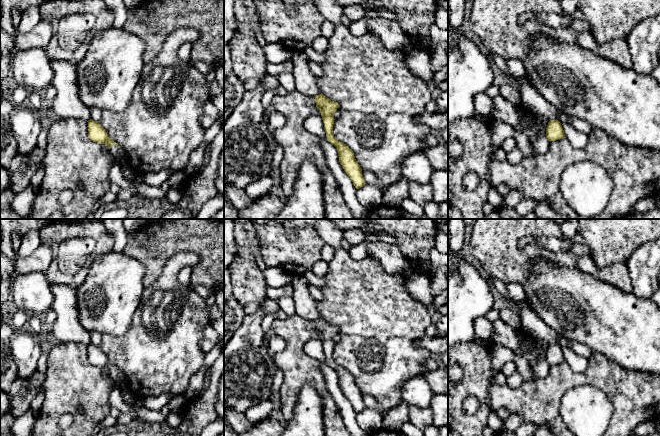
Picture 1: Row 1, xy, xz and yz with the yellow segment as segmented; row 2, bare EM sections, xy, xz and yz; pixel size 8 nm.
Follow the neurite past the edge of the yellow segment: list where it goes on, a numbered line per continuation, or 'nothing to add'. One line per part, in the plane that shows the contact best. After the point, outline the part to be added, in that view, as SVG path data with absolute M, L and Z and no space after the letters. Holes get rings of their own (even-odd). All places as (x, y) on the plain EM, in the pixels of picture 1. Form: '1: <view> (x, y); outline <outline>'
1: xy (119, 378); outline M112 368L112 370L109 374L113 378L116 386L122 388L123 386L126 385L126 377L121 371L118 371L118 370Z

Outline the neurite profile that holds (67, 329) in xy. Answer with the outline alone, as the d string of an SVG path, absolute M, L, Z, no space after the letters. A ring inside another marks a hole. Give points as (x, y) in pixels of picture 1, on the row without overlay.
M53 283L54 302L51 309L57 319L48 329L55 342L90 344L90 332L79 322L77 289L66 284Z

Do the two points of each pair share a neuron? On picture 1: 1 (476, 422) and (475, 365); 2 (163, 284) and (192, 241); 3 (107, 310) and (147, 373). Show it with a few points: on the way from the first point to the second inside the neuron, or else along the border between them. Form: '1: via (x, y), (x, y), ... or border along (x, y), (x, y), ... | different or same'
1: via (460, 414), (458, 412), (458, 393), (470, 381) | same
2: border along (168, 259), (160, 276), (154, 282) | different
3: border along (133, 313), (130, 327), (124, 333), (102, 335) | different

